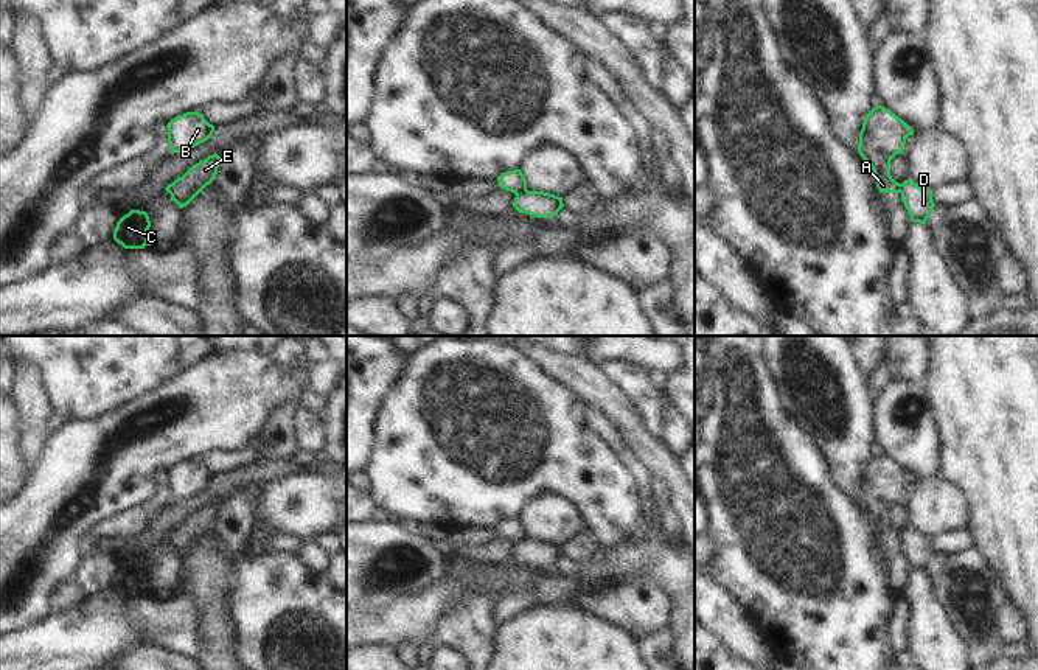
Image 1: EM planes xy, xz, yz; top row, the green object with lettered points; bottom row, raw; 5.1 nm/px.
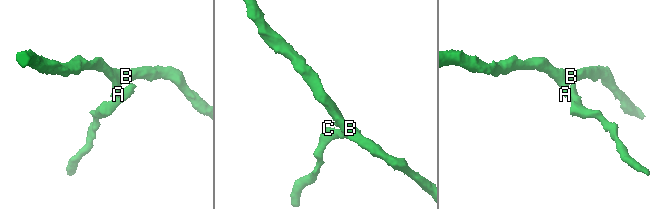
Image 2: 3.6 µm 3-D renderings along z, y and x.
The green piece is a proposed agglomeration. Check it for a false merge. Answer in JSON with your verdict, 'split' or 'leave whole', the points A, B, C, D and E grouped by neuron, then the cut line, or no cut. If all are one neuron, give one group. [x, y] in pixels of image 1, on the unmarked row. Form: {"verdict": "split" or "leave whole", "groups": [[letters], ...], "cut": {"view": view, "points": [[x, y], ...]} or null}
{"verdict": "split", "groups": [["A", "B"], ["C", "D", "E"]], "cut": {"view": "xz", "points": [[527, 538], [516, 543]]}}

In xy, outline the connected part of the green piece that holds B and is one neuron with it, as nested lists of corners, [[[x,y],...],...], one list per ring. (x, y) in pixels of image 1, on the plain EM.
[[[199,460],[179,463],[171,468],[166,476],[171,501],[191,497],[211,487],[214,480],[214,474],[210,473]]]

